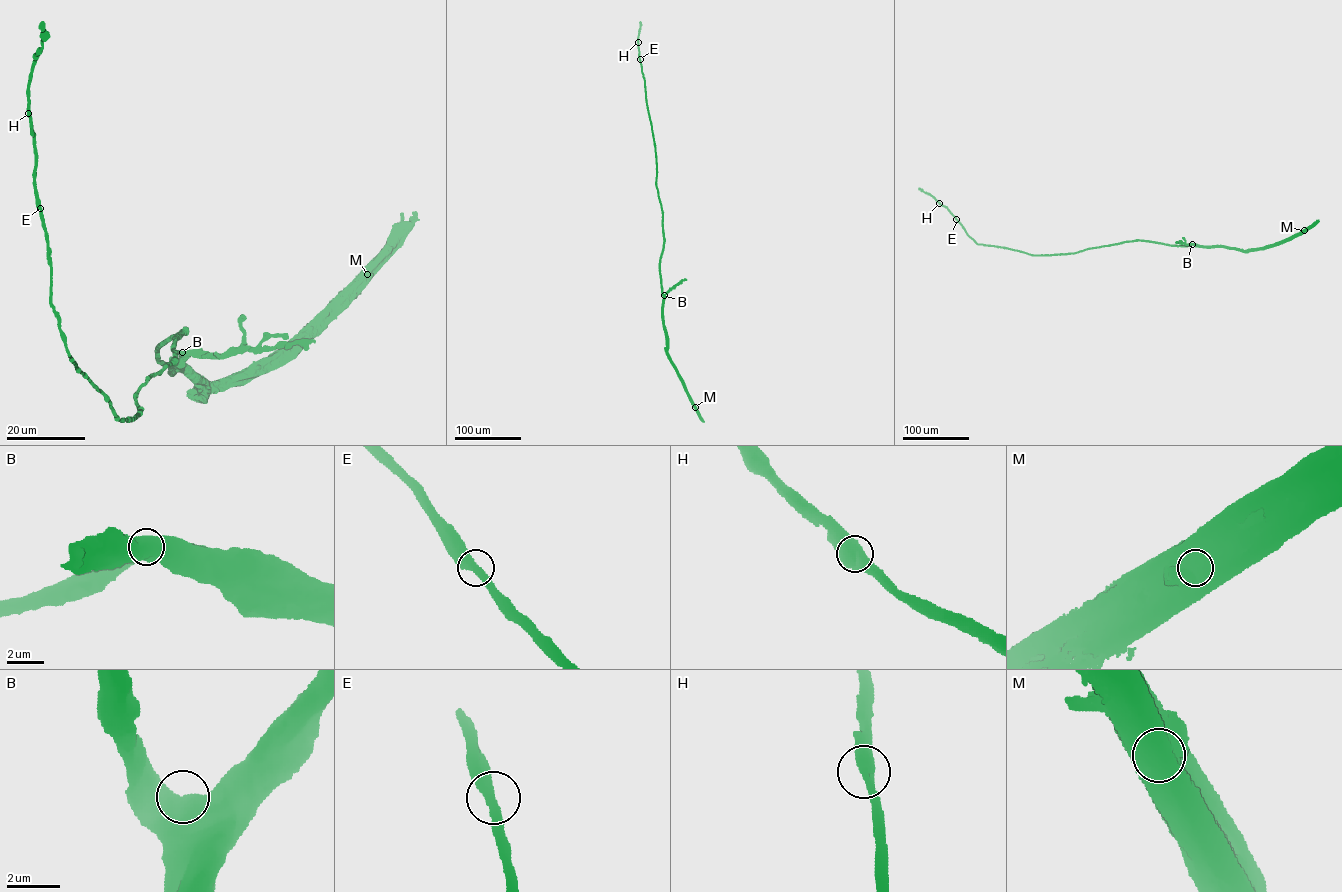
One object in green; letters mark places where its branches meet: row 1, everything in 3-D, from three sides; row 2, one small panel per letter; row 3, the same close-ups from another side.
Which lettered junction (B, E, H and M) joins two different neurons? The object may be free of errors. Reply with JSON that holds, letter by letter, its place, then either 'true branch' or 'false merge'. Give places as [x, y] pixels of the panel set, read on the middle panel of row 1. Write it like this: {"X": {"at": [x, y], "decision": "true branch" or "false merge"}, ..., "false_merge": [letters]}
{"B": {"at": [664, 295], "decision": "true branch"}, "E": {"at": [640, 59], "decision": "true branch"}, "H": {"at": [638, 42], "decision": "true branch"}, "M": {"at": [695, 407], "decision": "true branch"}, "false_merge": []}

